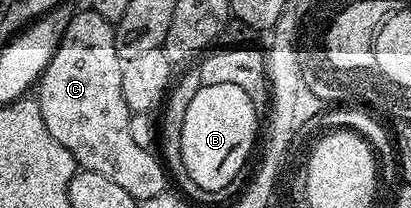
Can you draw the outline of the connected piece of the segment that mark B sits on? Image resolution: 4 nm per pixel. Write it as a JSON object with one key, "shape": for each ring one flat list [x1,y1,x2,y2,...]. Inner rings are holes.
{"shape":[[210,84,208,86,201,86,198,91,190,95,184,108,184,120,182,121,182,129,180,130,180,152,182,153,182,161,186,165,186,173,190,173,190,177,198,185,202,185,206,189,211,191,223,192,224,187,228,187,236,178,240,175,240,170,244,167,244,162,248,159,248,154,252,151,252,146,258,143,258,133,256,137,256,115,258,115,258,108,252,104,250,97,245,91,237,87,236,85,228,84]]}

